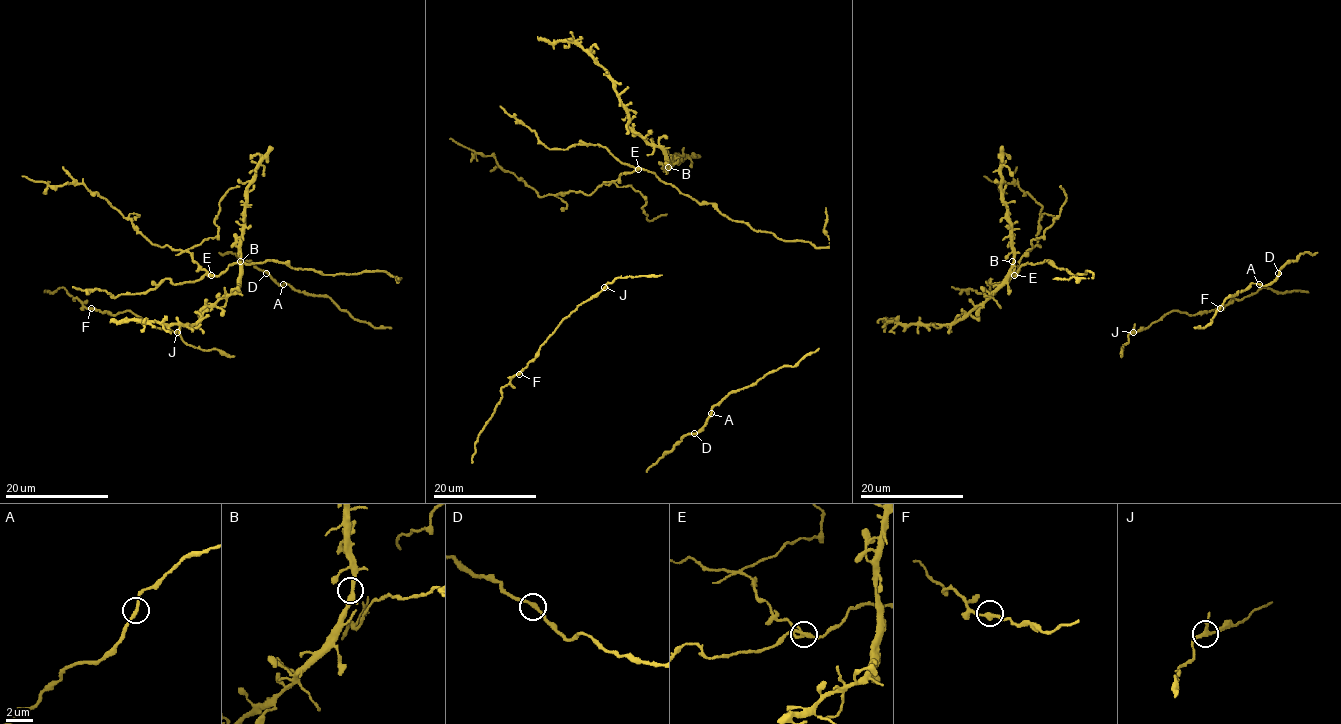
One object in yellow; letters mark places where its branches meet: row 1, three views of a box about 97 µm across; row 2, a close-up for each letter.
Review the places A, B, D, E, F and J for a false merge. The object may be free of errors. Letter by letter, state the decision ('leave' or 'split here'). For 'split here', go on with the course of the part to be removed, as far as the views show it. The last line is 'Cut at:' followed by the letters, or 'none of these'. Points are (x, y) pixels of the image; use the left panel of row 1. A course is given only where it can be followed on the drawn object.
A: leave
B: leave
D: leave
E: split here | (211, 275), (188, 252), (152, 244), (82, 183), (49, 186), (21, 175)
F: leave
J: leave
Cut at: E

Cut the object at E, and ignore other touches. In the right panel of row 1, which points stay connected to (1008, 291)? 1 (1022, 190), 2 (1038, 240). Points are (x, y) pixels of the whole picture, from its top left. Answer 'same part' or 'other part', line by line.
1: other part
2: other part

